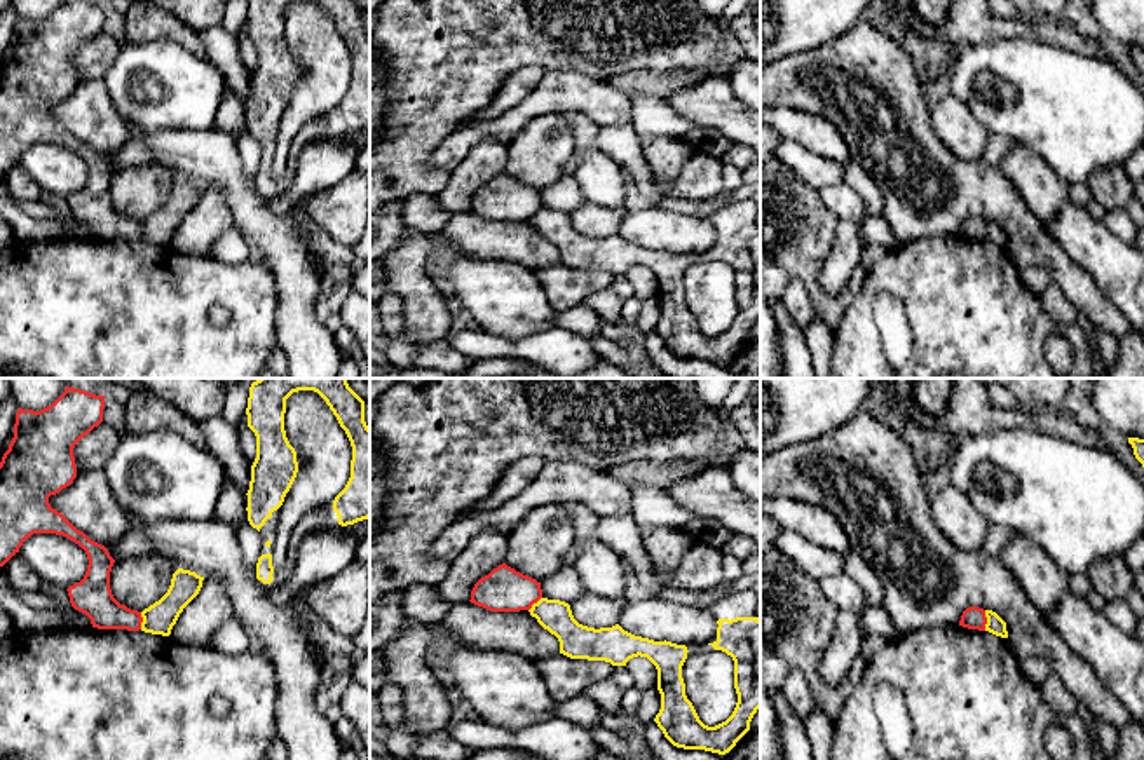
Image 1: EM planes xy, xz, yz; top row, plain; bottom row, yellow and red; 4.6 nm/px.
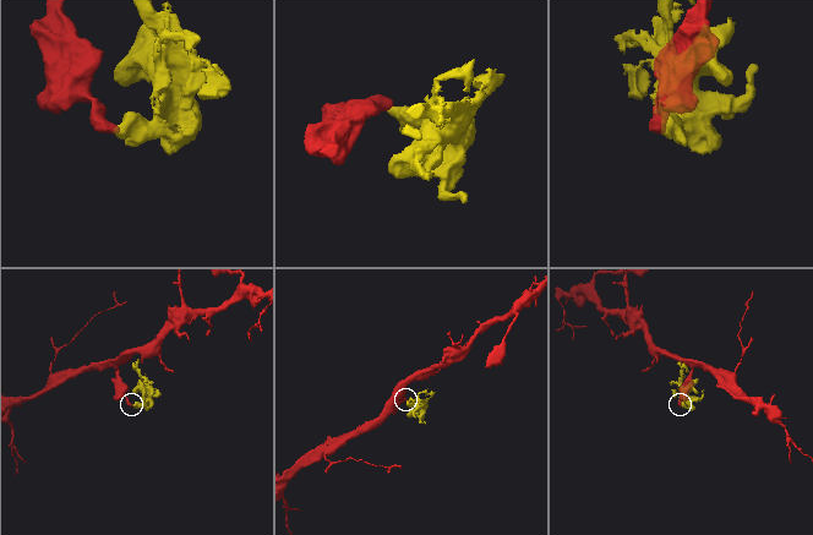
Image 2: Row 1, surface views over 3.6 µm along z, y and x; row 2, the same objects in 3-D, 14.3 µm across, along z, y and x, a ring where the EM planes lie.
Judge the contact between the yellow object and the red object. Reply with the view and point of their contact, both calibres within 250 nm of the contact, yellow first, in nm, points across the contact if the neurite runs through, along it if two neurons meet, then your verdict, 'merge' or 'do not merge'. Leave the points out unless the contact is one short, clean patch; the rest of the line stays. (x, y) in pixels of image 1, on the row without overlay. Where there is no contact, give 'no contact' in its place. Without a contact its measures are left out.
yz (987, 230) | 80/110 nm | along yz (984, 220), (986, 239) | do not merge

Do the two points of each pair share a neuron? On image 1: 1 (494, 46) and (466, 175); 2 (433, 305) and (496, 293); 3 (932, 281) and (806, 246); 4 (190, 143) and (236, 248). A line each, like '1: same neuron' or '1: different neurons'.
1: different neurons
2: different neurons
3: different neurons
4: different neurons

